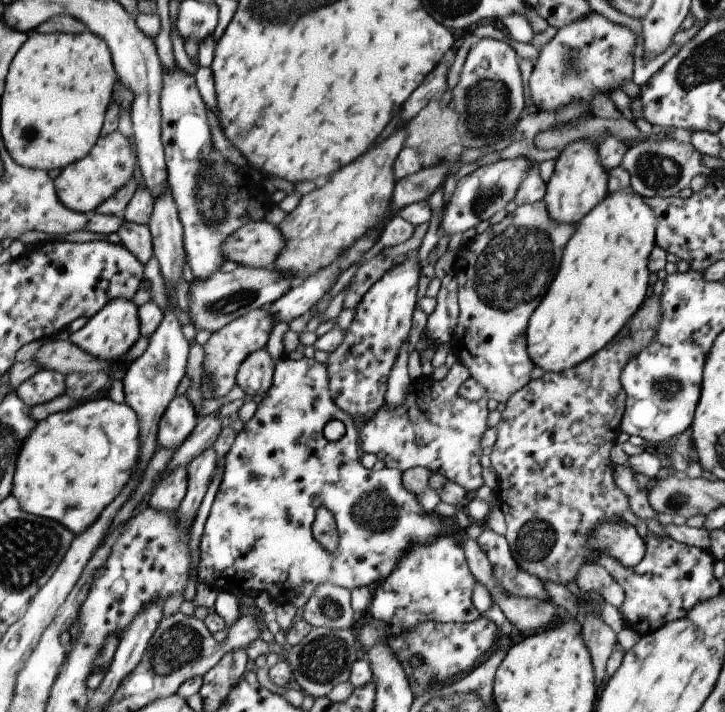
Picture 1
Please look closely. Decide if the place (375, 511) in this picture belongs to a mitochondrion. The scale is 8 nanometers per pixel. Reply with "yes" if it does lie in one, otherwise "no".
yes

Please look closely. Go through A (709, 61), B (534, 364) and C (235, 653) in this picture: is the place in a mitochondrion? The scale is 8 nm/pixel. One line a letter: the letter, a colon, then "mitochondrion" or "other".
A: mitochondrion
B: other
C: other

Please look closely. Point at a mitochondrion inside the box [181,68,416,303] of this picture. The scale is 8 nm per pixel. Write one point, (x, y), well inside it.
(210, 201)

